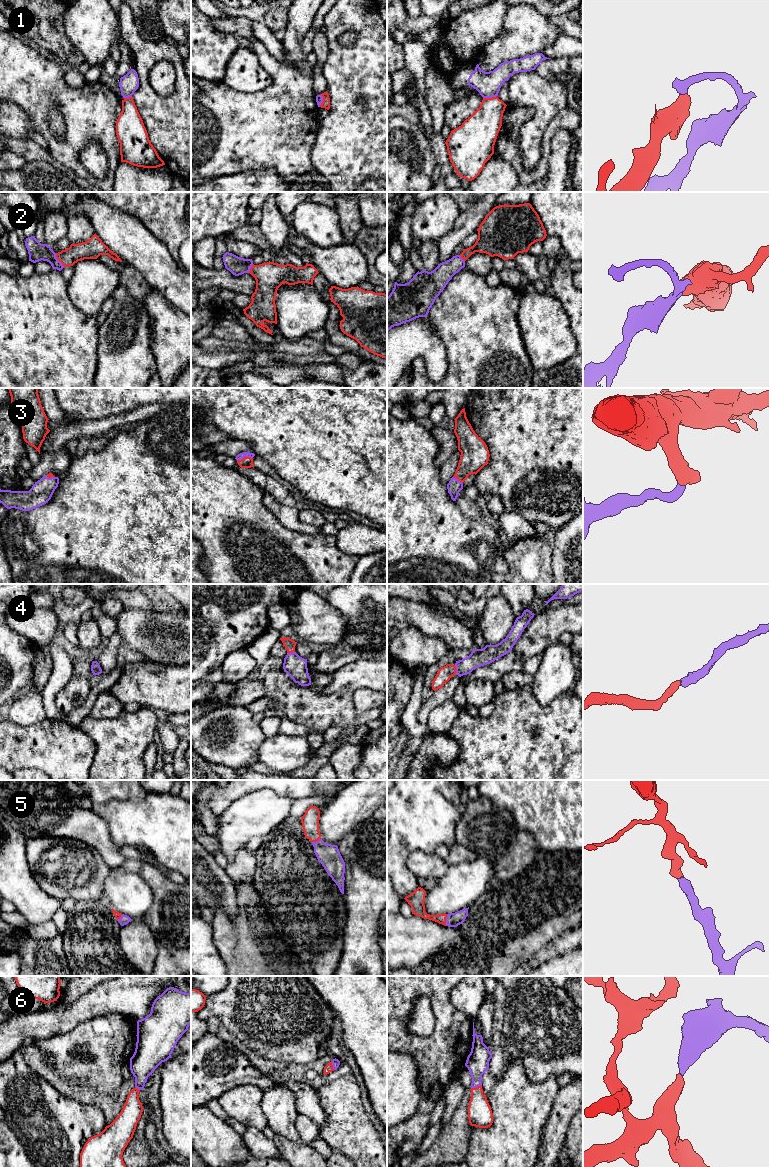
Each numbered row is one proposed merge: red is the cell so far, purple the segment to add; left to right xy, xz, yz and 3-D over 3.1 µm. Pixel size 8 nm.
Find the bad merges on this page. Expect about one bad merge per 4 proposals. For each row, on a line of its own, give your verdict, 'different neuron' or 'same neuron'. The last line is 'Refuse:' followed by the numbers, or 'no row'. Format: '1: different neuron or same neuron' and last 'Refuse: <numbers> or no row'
1: different neuron
2: same neuron
3: same neuron
4: same neuron
5: same neuron
6: same neuron
Refuse: 1

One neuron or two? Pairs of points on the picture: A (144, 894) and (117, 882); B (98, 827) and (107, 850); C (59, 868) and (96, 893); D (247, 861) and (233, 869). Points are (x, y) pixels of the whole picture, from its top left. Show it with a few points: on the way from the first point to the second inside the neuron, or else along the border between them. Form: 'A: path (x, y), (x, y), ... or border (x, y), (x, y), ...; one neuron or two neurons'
A: path (137, 894), (129, 894), (124, 889); one neuron
B: path (98, 833), (98, 837), (103, 844); one neuron
C: path (68, 868), (72, 869), (87, 884); one neuron
D: path (244, 864), (239, 869), (236, 869); one neuron

